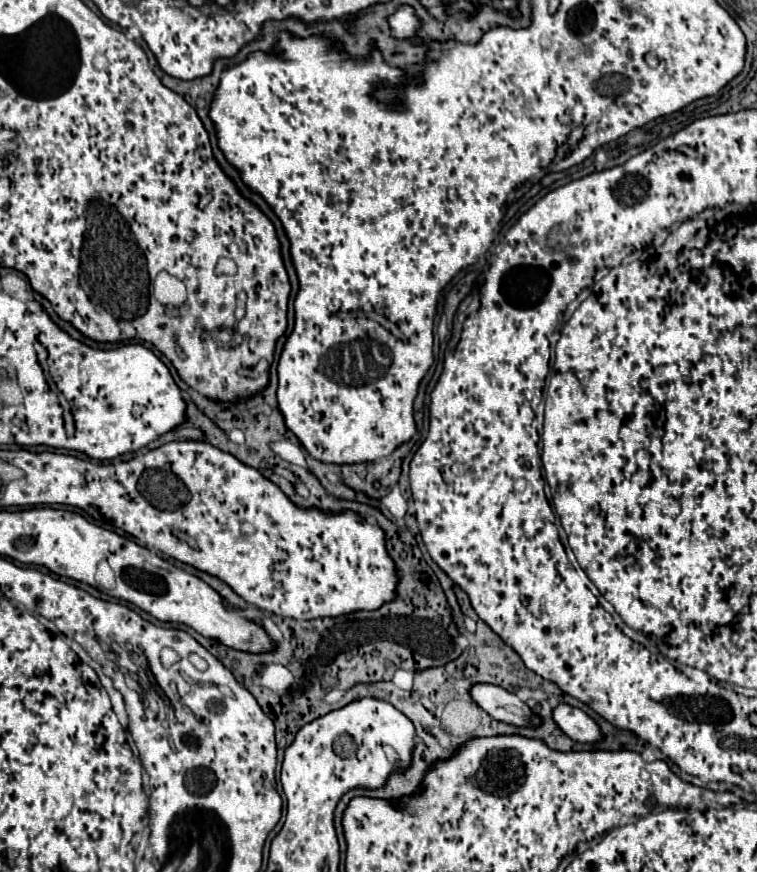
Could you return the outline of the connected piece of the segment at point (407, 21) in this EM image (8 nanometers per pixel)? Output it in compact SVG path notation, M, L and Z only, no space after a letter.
M401 7L397 13L393 13L389 17L389 23L391 23L391 29L393 29L393 35L399 37L399 39L407 39L415 33L415 29L419 27L419 21L417 17L413 15L411 7Z

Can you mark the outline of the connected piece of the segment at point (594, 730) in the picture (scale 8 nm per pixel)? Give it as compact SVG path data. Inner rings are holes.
M559 703L553 707L553 721L559 725L559 729L579 743L595 743L601 739L601 731L597 723L583 713L577 707L571 707L567 703Z

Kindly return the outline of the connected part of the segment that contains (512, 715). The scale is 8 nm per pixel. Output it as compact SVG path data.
M475 683L471 687L469 695L493 719L507 721L507 723L513 723L519 727L539 725L539 719L535 719L535 715L531 715L529 707L519 697L515 697L513 693L509 693L507 689L503 689L499 685Z

